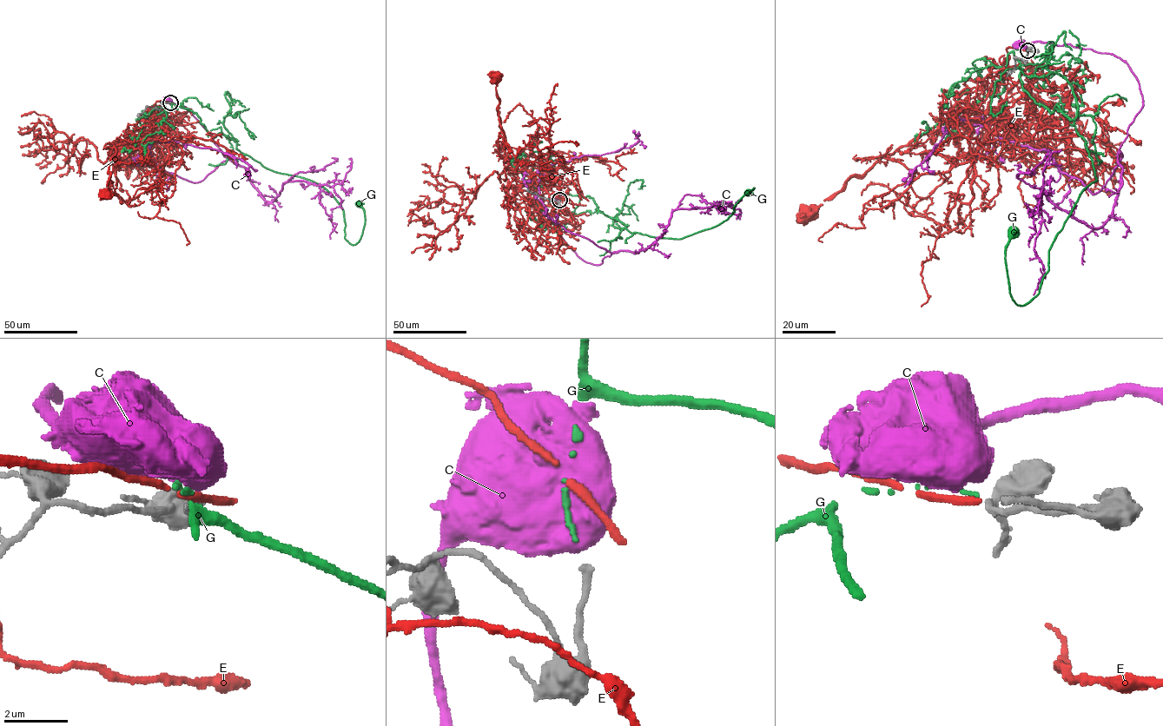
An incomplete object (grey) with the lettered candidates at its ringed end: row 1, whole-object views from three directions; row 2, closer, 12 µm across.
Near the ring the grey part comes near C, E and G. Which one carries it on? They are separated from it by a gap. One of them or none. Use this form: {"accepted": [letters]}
{"accepted": ["G"]}

